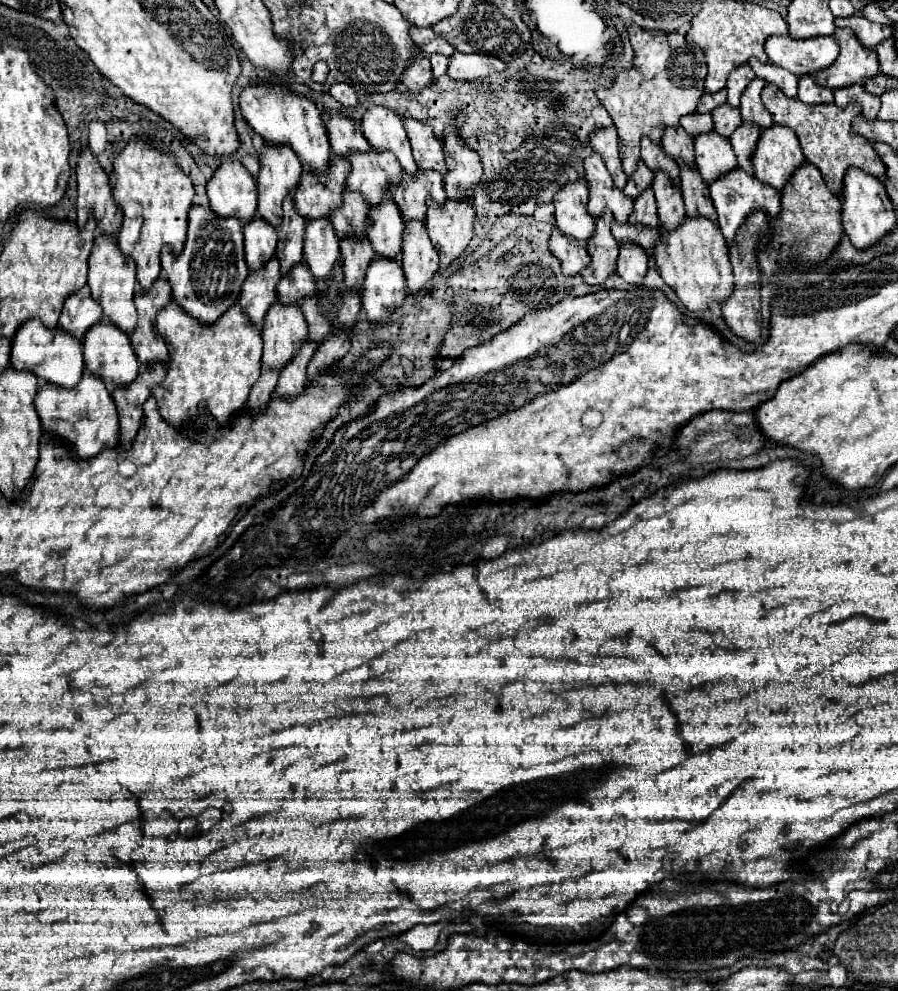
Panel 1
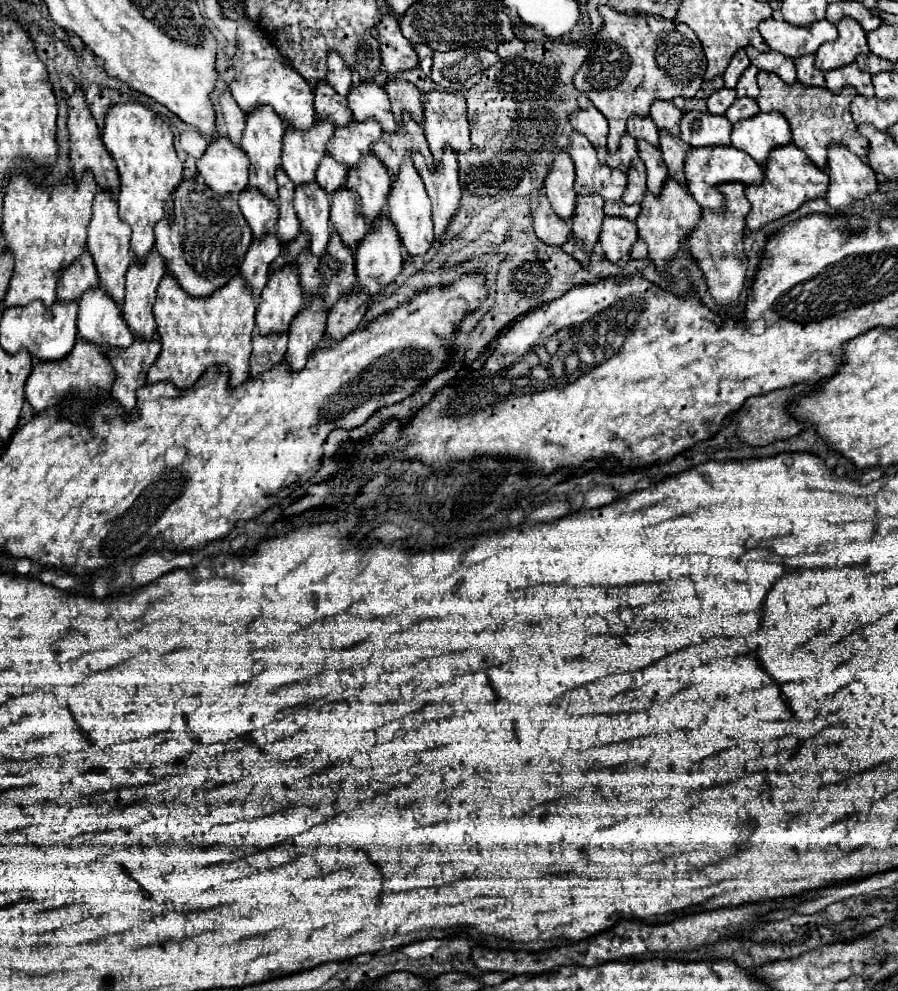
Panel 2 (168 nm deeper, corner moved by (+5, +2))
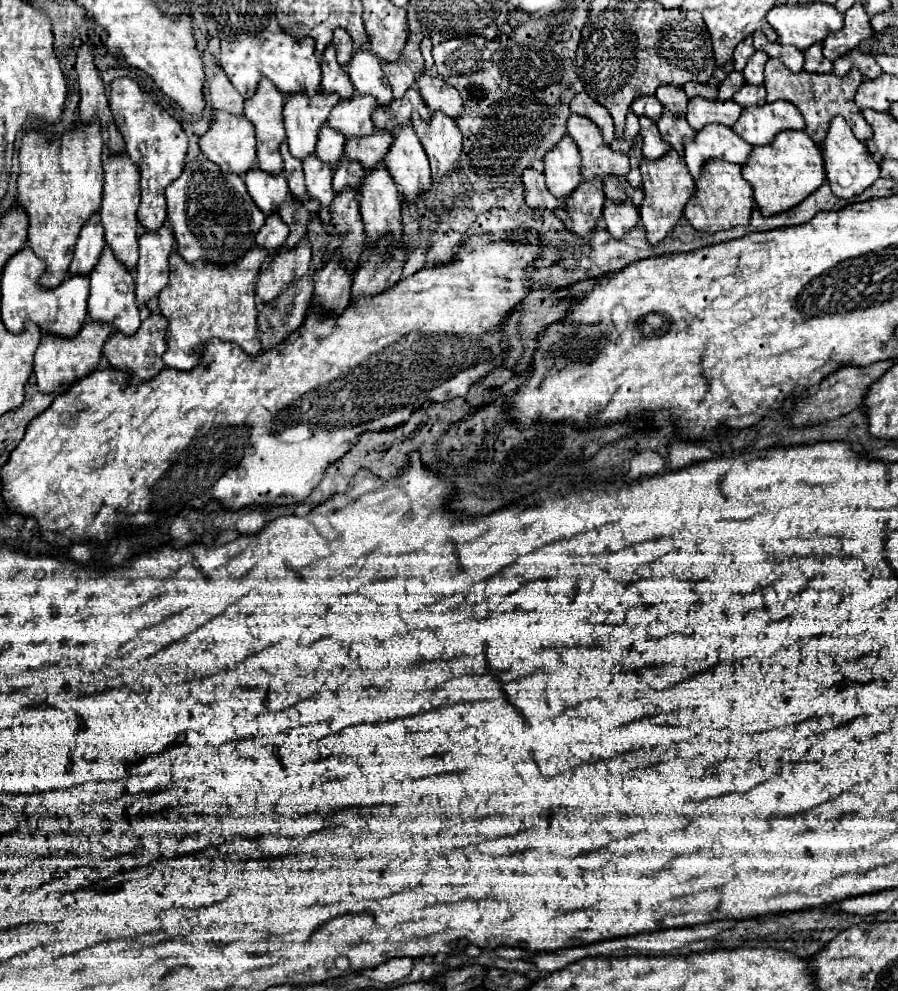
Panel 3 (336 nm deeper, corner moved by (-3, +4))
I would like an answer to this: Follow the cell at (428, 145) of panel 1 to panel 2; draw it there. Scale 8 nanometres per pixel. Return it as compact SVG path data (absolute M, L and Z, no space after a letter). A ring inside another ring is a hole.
M392 79L386 83L386 93L392 103L392 113L396 121L402 121L402 111L410 111L412 117L422 125L422 101L420 101L420 89L404 79Z

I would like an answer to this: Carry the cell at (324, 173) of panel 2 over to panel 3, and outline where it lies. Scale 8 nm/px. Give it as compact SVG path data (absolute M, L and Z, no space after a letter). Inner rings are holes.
M324 125L324 131L320 131L320 143L316 145L316 157L320 157L326 165L334 169L340 157L344 155L344 143L346 143L344 135Z

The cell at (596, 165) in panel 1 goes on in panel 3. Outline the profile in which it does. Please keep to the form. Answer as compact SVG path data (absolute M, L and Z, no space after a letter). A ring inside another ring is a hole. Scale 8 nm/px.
M572 113L568 119L568 135L574 139L574 143L580 149L582 157L582 179L608 179L608 177L628 177L630 163L628 155L614 153L608 145L602 141L600 129L582 115Z

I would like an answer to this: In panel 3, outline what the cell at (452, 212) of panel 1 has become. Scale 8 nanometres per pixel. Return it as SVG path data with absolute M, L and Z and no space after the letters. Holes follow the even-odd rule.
M412 115L412 127L428 155L432 179L438 181L456 171L462 155L462 135L448 119L448 115L432 115L430 123L422 121L420 115Z

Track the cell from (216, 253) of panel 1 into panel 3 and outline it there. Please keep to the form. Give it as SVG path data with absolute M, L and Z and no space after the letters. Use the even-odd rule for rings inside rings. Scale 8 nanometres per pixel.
M202 155L186 163L182 175L166 187L164 195L178 253L188 263L208 261L228 265L242 259L252 249L256 233L266 221L266 215L254 207L244 179L238 175L220 175L220 169Z

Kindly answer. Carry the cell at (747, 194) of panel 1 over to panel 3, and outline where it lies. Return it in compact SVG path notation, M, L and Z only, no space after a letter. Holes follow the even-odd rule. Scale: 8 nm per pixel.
M718 123L698 131L694 141L684 141L684 159L694 181L700 179L702 169L710 159L744 165L750 159L750 153L752 145L744 143L730 127L720 127Z

